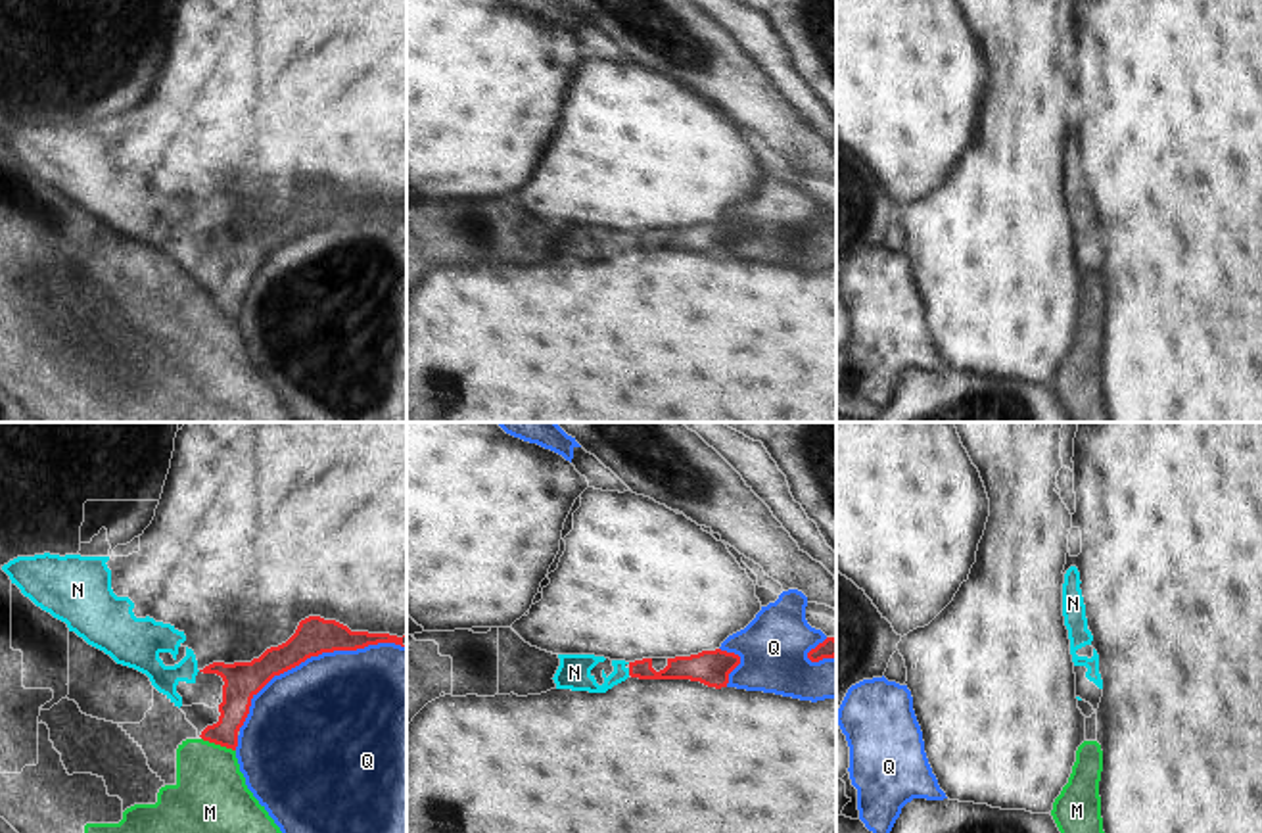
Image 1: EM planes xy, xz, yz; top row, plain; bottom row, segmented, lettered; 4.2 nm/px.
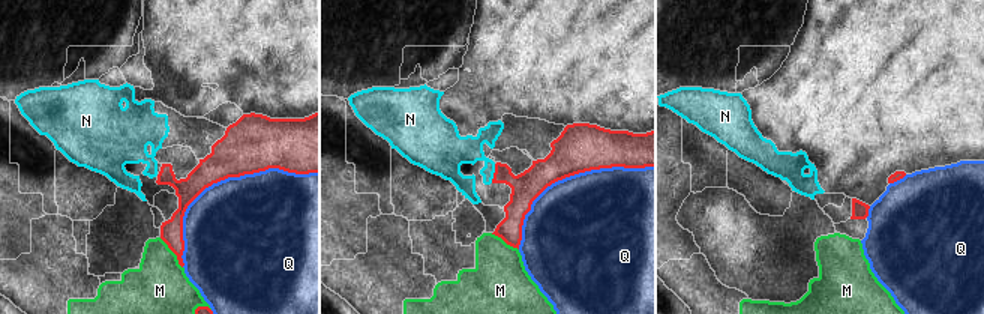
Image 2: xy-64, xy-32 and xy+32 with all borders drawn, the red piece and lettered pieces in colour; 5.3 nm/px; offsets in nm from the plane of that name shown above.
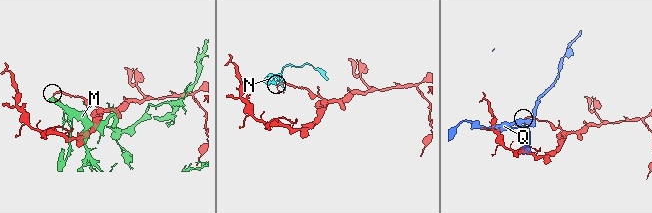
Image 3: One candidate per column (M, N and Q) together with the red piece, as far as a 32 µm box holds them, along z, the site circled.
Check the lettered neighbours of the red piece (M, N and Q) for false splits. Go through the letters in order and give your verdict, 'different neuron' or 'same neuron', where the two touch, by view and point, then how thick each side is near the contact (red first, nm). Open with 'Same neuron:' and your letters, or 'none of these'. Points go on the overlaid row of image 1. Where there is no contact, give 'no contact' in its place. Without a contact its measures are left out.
Same neuron: N
M: different neuron; contact xy (219, 743); calibres 140 and 300 nm
N: same neuron; contact xz (630, 672); calibres 100 and 140 nm
Q: different neuron; contact xy (311, 655); calibres 160 and 480 nm

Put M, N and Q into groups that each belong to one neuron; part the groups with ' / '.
M / N / Q

